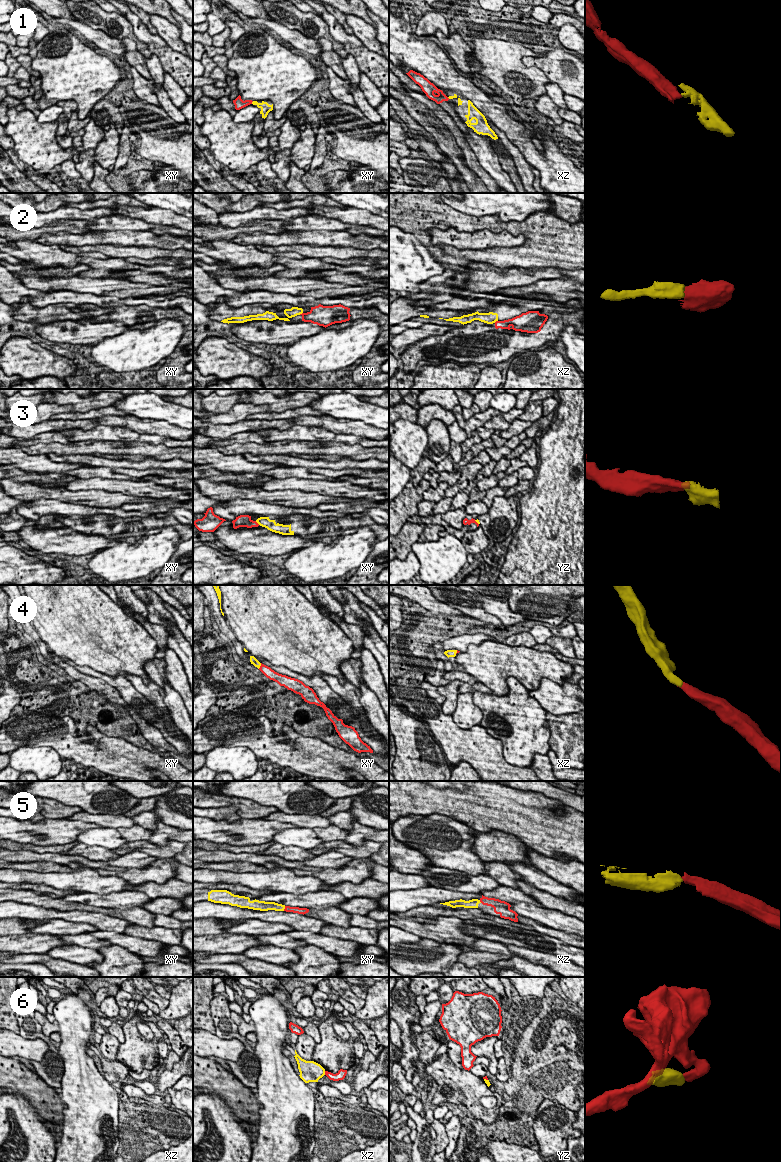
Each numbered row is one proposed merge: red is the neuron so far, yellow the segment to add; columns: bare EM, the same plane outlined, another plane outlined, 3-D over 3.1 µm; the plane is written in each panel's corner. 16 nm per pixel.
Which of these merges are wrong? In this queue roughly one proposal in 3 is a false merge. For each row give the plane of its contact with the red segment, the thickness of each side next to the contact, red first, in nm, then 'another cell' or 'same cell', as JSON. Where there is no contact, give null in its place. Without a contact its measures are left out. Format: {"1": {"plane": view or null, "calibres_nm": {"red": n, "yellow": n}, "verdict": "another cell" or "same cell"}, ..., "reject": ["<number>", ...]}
{"1": {"plane": "xy", "calibres_nm": {"red": 160, "yellow": 160}, "verdict": "another cell"}, "2": {"plane": "xy", "calibres_nm": {"red": 240, "yellow": 160}, "verdict": "another cell"}, "3": {"plane": "xy", "calibres_nm": {"red": 190, "yellow": 170}, "verdict": "another cell"}, "4": {"plane": "xy", "calibres_nm": {"red": 160, "yellow": 120}, "verdict": "same cell"}, "5": {"plane": "xy", "calibres_nm": {"red": 100, "yellow": 130}, "verdict": "same cell"}, "6": {"plane": "xz", "calibres_nm": {"red": 140, "yellow": 340}, "verdict": "another cell"}, "reject": ["1", "2", "3", "6"]}

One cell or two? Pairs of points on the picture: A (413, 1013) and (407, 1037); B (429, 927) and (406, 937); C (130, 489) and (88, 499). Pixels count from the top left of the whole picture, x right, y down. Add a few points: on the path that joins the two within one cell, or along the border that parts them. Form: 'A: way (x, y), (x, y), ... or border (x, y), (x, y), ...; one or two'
A: way (407, 1019), (406, 1031); one
B: border (399, 927), (421, 937); two
C: border (96, 489), (121, 492), (136, 497); two

